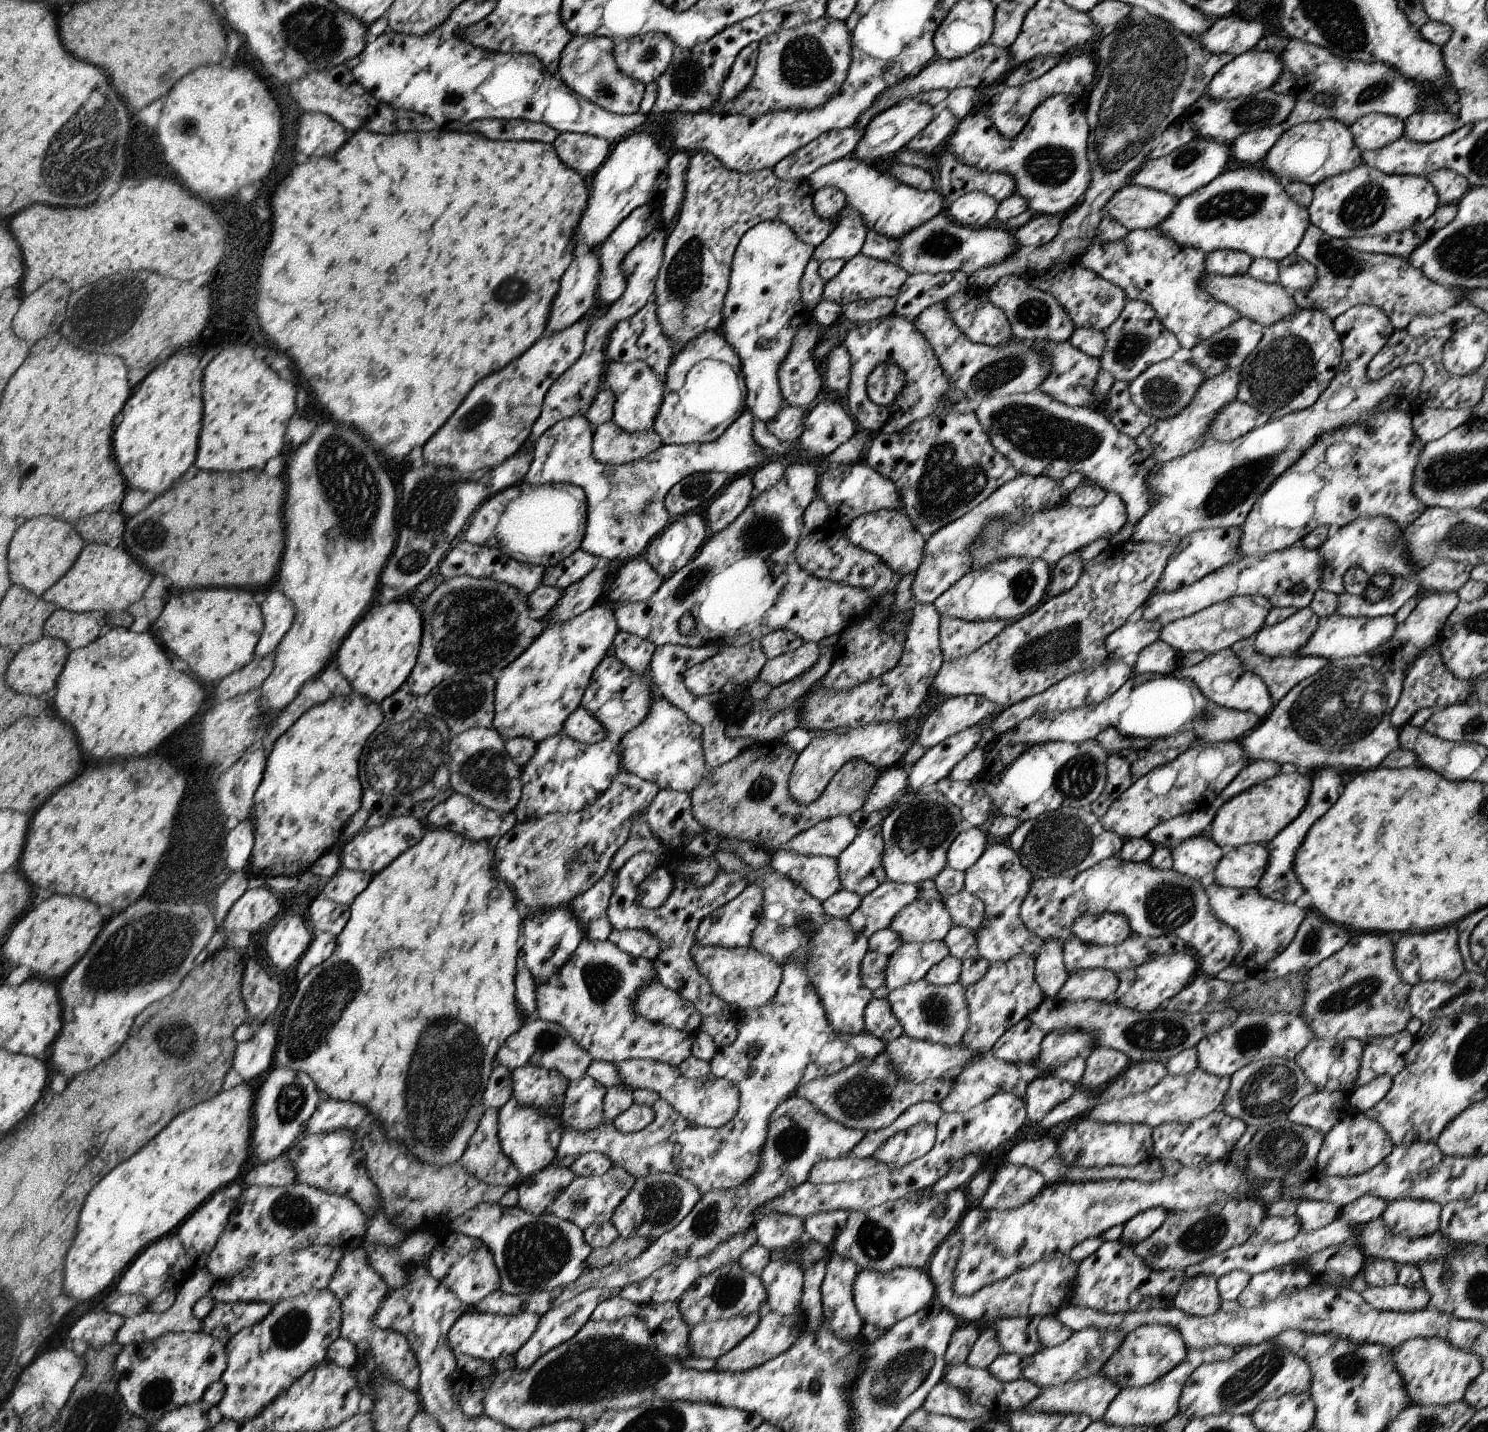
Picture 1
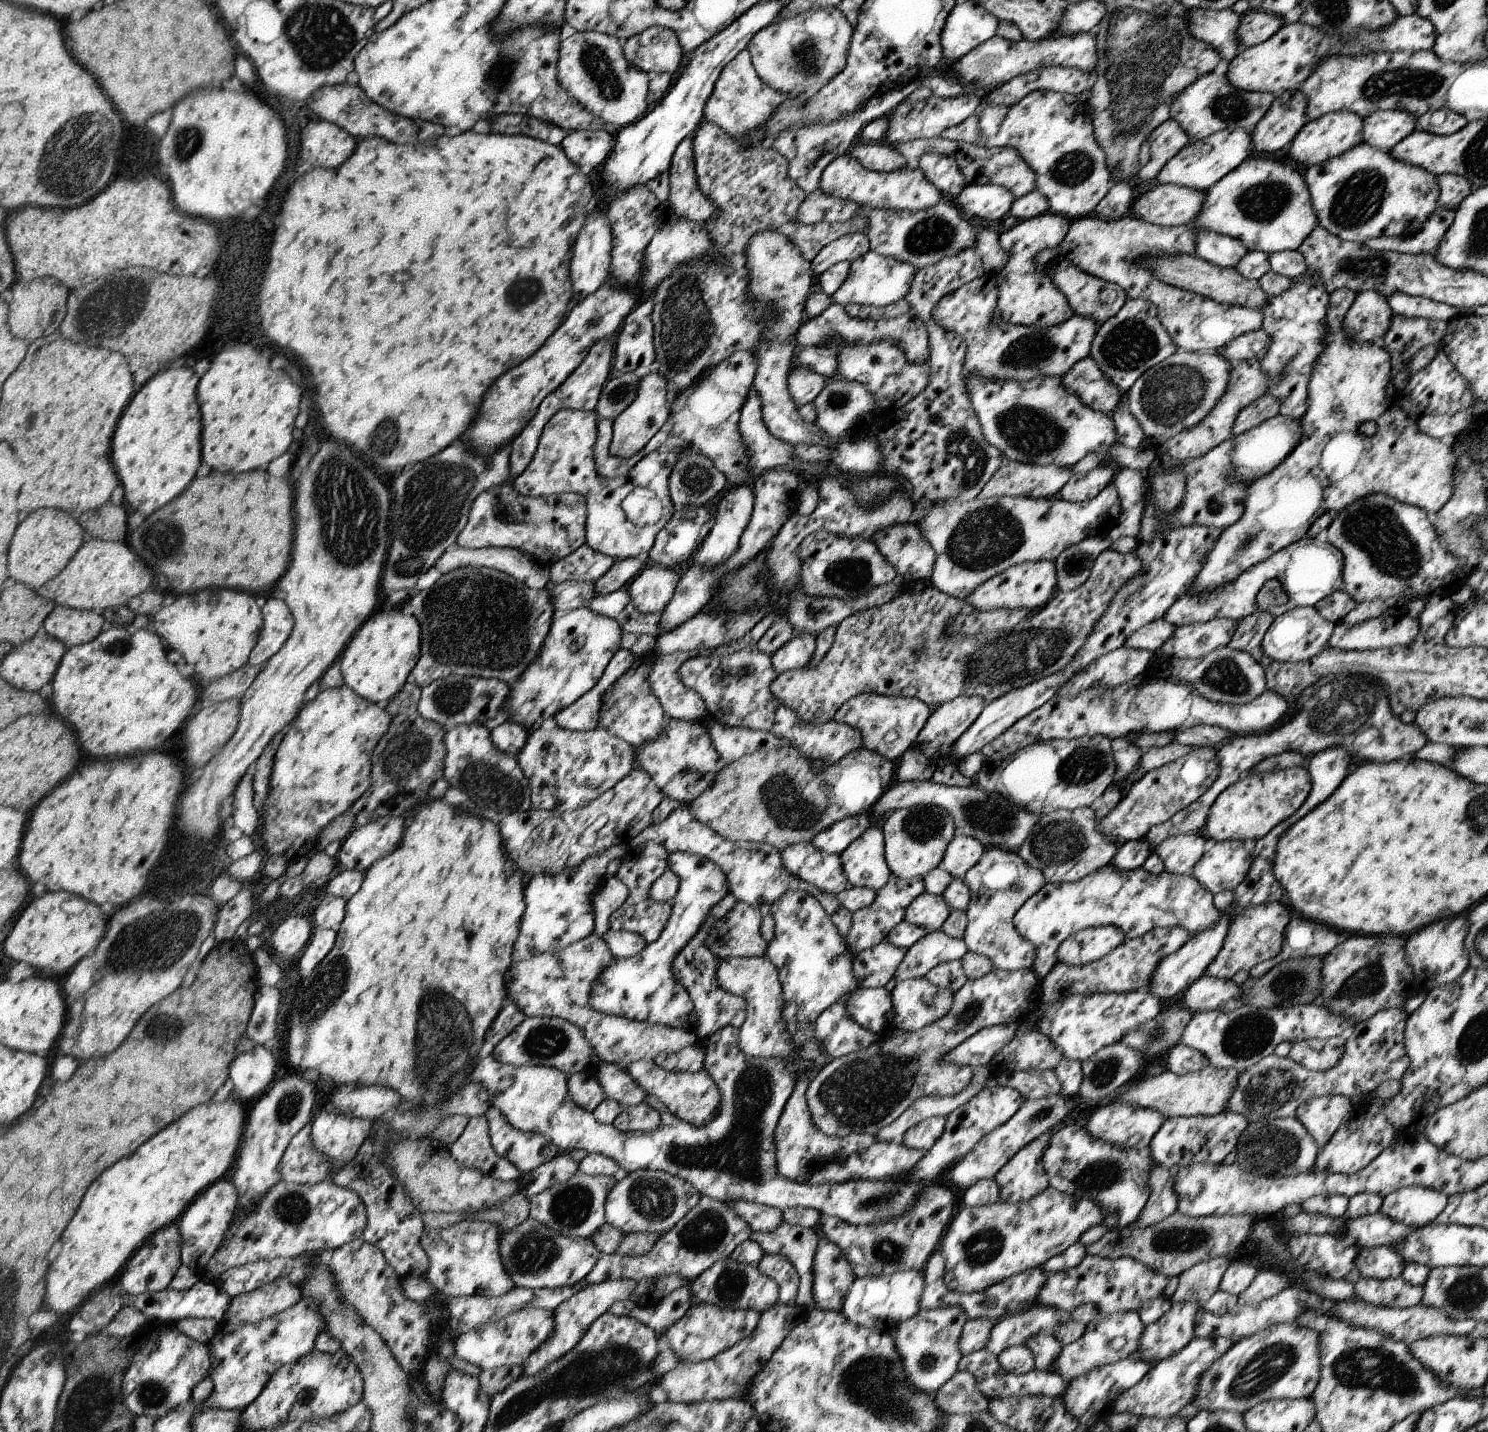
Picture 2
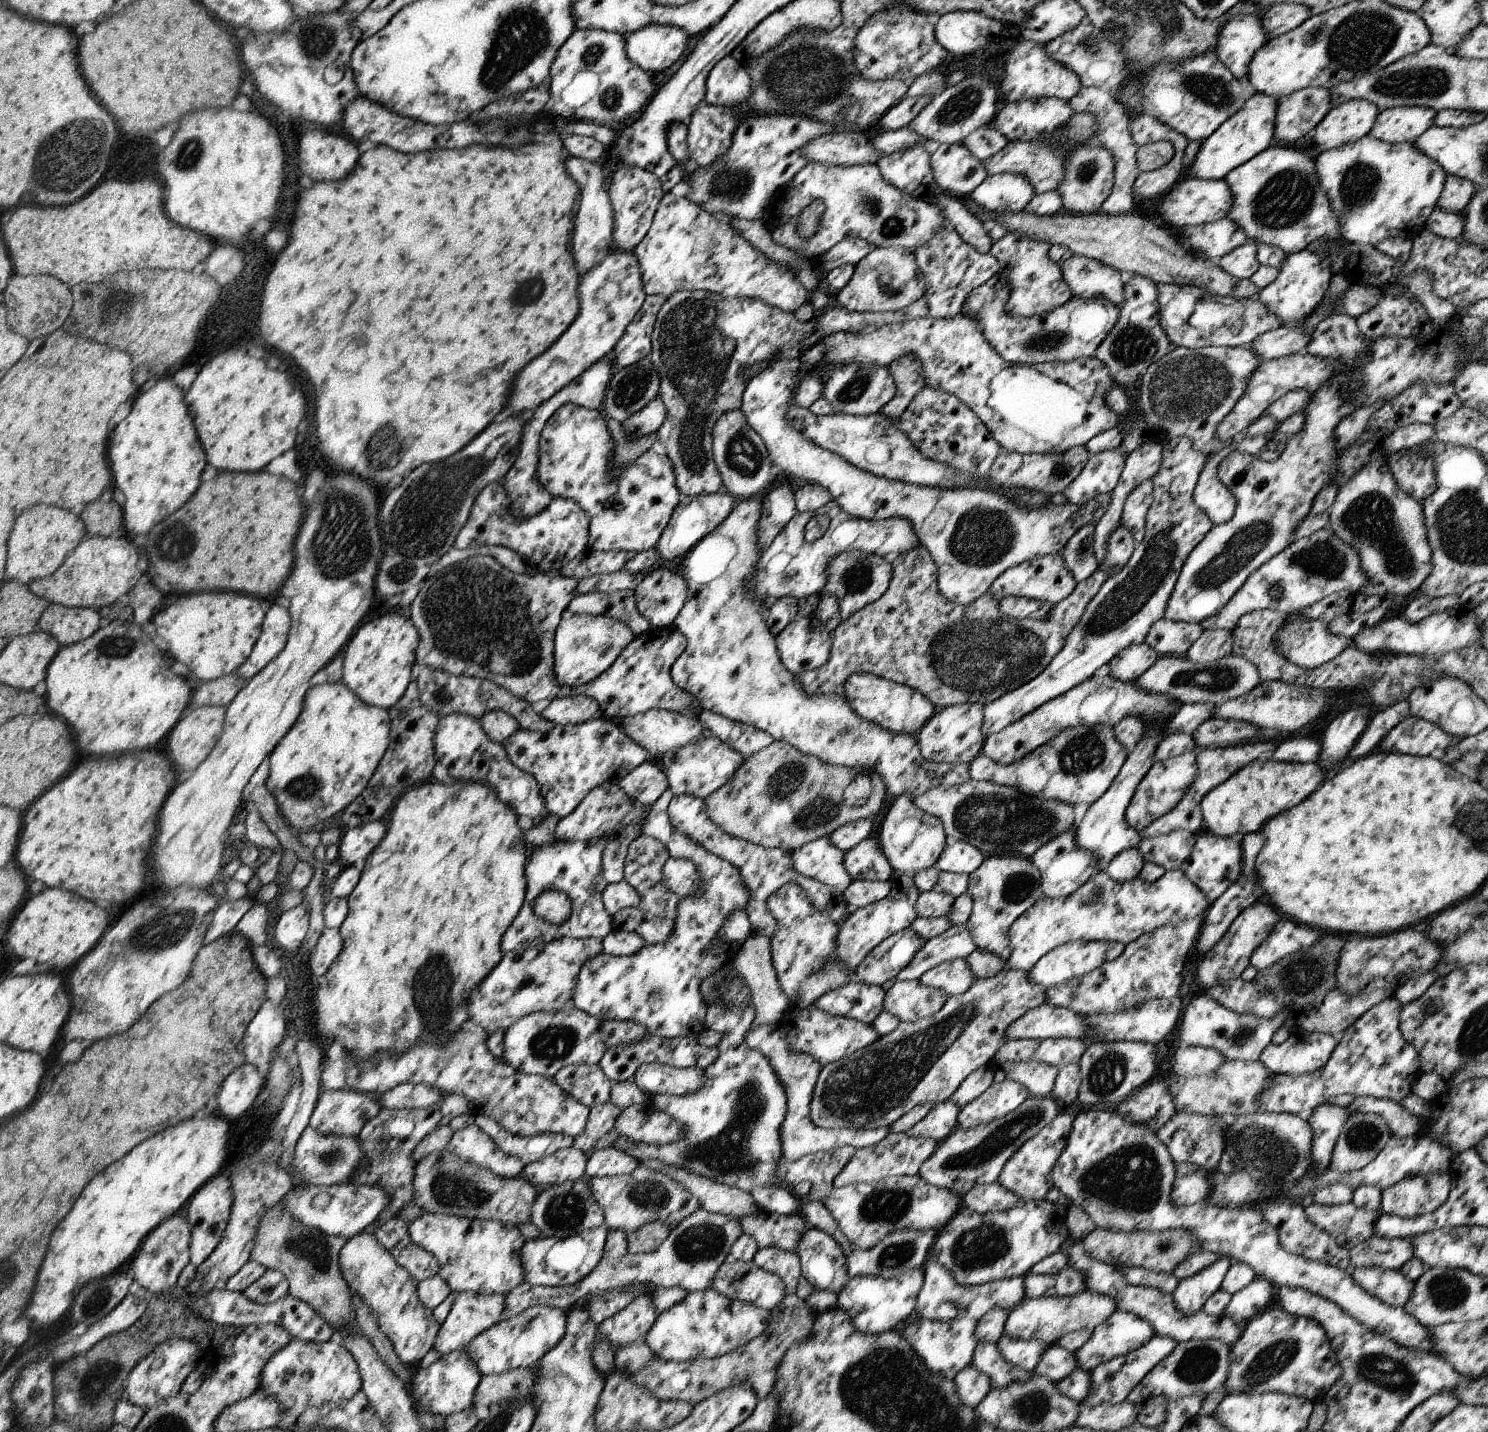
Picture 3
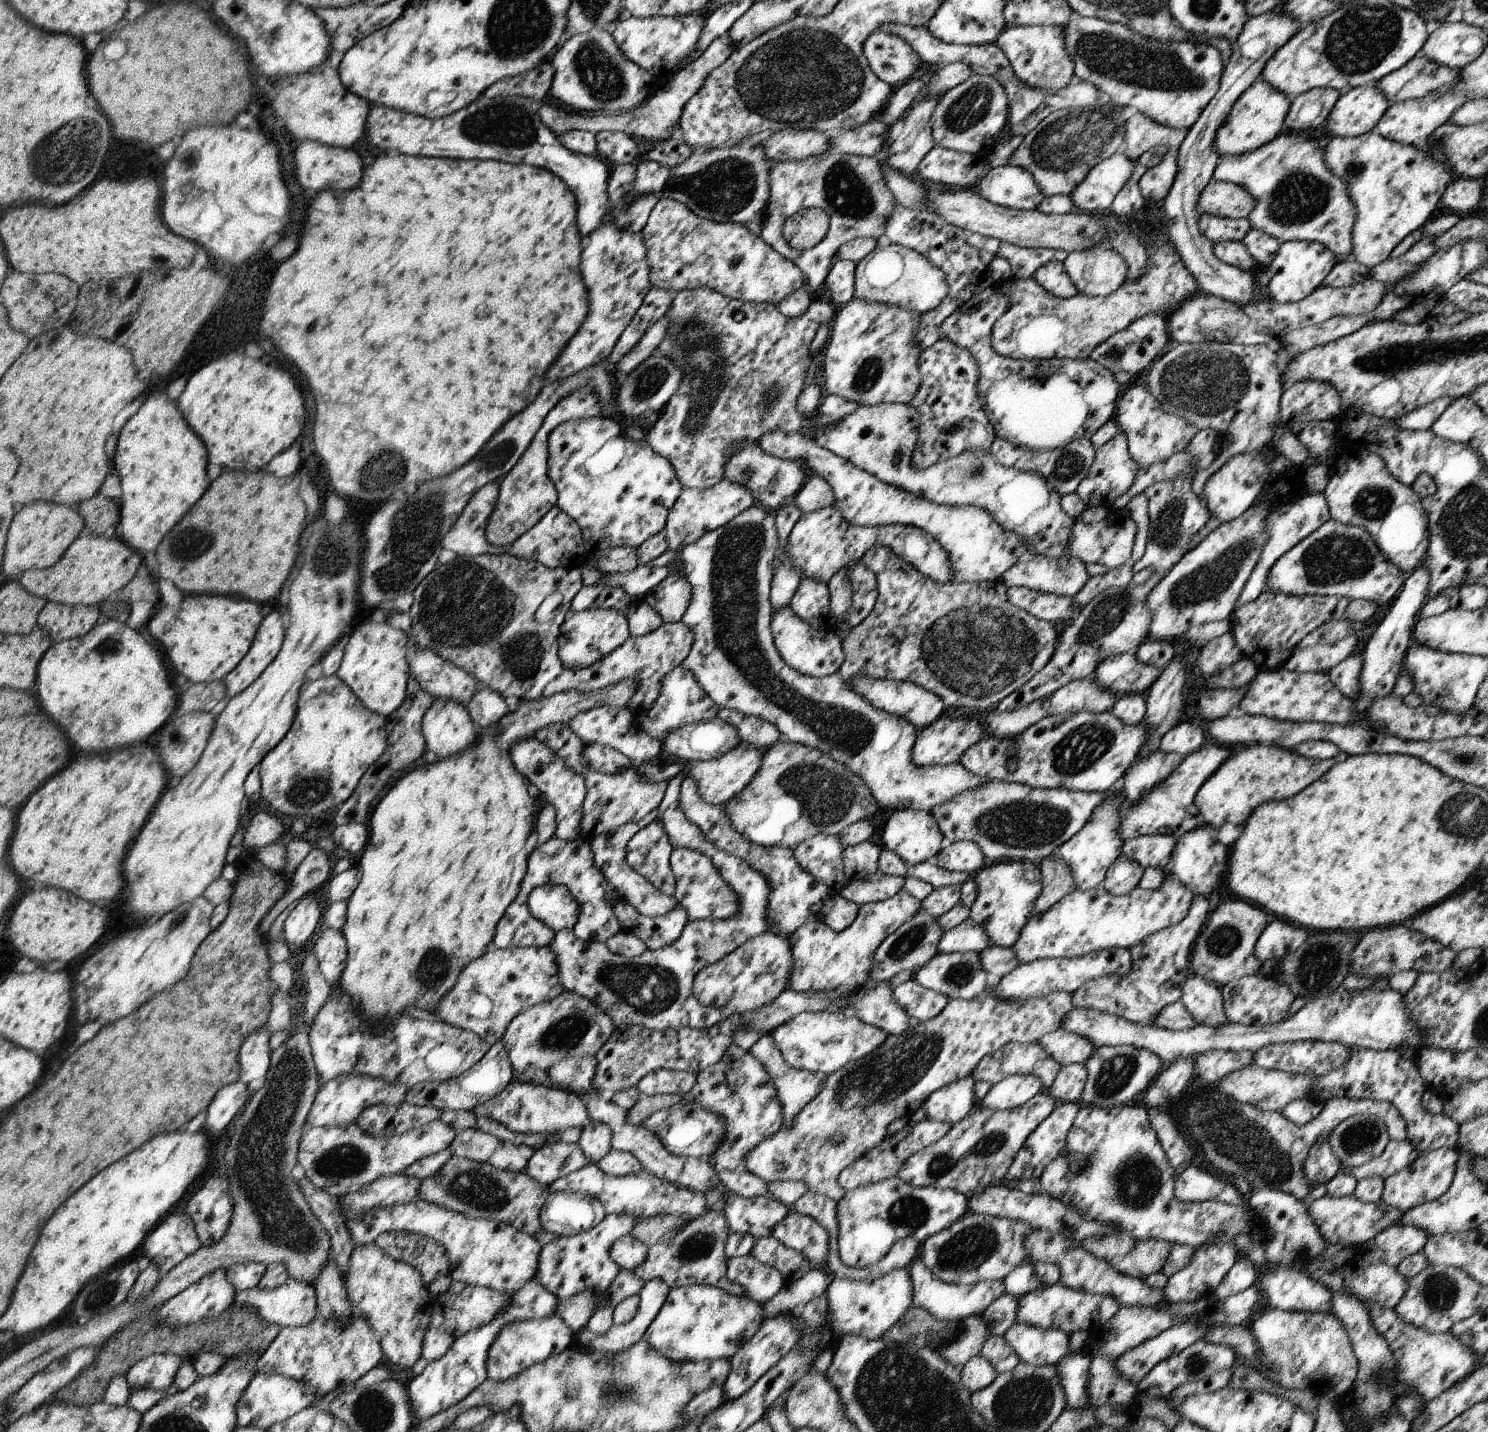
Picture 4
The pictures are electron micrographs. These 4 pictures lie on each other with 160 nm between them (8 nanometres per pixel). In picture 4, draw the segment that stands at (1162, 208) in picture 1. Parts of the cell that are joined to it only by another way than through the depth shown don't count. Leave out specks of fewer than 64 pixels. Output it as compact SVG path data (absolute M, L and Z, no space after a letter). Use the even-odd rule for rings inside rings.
M1212 178L1198 197L1197 209L1200 214L1246 219L1254 205L1254 198L1244 187Z

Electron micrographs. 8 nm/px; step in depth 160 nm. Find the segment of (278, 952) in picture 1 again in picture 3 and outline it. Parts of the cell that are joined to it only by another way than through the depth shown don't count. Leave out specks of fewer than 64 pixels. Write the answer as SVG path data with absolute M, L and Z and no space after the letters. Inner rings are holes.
M300 902L280 915L274 926L274 940L282 948L298 952L306 939L309 922L308 906Z

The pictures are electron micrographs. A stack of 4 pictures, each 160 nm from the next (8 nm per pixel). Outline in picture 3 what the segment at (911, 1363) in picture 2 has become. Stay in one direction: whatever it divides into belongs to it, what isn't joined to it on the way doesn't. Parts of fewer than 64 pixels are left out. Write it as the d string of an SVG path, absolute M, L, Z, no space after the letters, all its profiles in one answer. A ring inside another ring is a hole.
M918 1316L905 1326L901 1335L925 1362L930 1372L942 1375L942 1378L953 1379L962 1369L971 1365L978 1342L976 1328L977 1321L966 1317L949 1321L934 1321Z

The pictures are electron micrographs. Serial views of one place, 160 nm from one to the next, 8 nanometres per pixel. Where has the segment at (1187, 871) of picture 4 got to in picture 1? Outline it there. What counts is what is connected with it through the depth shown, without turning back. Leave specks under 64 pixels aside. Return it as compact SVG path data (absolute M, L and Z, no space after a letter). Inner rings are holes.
M1256 843L1226 850L1207 881L1232 888L1254 888L1266 872L1269 850L1266 845Z

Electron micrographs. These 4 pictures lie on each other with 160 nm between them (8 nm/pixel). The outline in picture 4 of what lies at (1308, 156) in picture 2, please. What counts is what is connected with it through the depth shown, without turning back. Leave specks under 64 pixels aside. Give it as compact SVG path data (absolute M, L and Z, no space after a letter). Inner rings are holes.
M1375 86L1354 87L1336 101L1326 128L1334 137L1357 137L1372 131L1389 107Z

